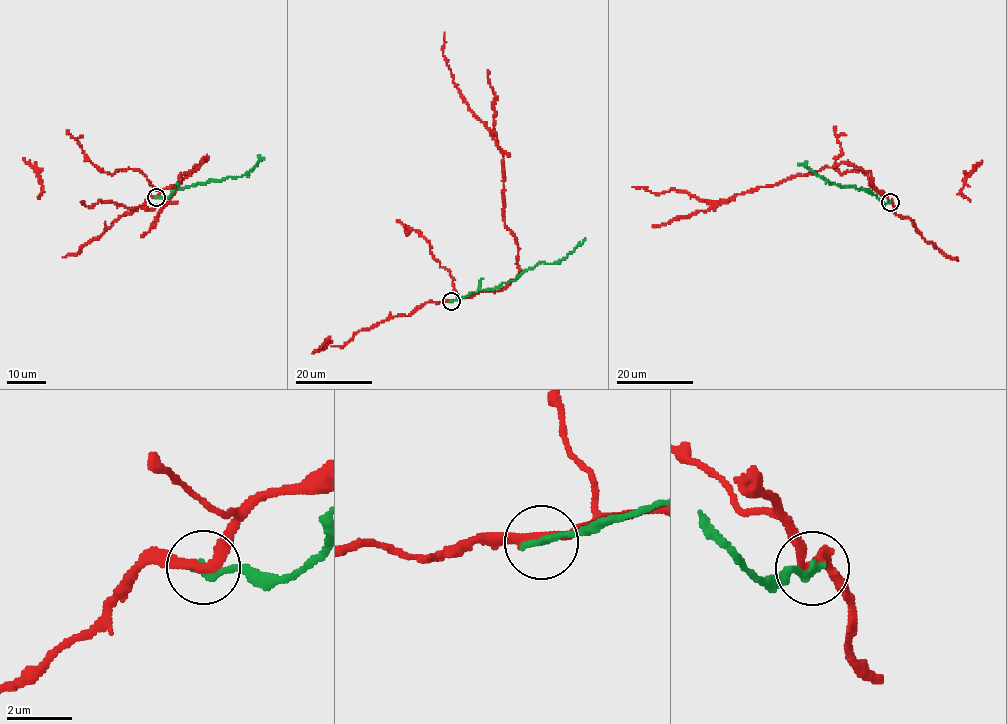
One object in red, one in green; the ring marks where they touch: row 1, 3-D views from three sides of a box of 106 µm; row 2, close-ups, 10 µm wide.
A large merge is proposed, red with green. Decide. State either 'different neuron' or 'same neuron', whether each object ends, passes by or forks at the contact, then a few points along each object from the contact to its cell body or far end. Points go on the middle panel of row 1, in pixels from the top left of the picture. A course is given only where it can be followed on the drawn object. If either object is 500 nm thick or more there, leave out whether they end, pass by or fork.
different neuron; red passes by; green ends; course red (451, 300), (503, 289), (517, 278), (518, 245), (504, 223), (502, 153), (453, 81), (444, 56), (444, 33); course green (451, 301), (471, 292), (498, 288), (539, 263), (557, 262), (585, 238)

